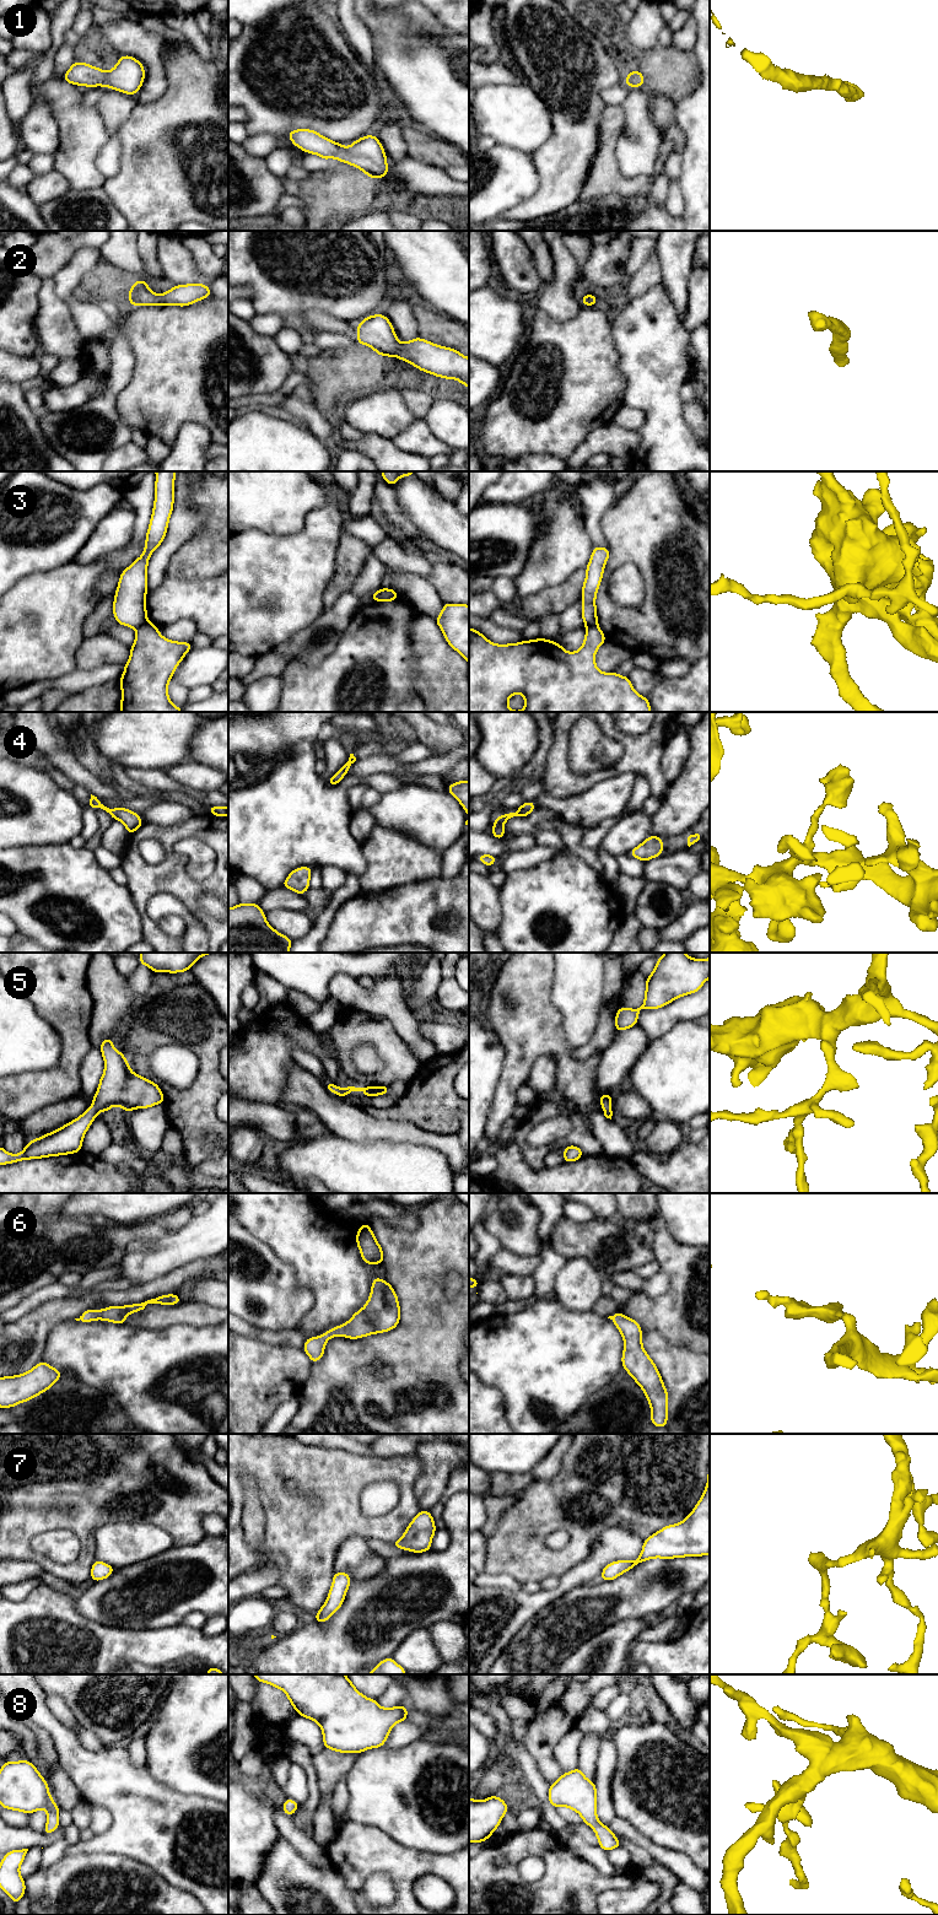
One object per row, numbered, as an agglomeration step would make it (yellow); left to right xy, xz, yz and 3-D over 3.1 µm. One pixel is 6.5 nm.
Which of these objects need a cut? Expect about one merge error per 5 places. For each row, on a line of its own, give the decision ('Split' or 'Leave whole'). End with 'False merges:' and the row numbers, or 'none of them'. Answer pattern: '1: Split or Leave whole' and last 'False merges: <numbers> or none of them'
1: Leave whole
2: Leave whole
3: Split
4: Leave whole
5: Leave whole
6: Leave whole
7: Leave whole
8: Leave whole
False merges: 3

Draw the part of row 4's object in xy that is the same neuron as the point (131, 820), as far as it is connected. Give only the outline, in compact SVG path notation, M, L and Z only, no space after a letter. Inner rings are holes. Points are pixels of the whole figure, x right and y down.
M91 794L91 799L90 799L90 805L95 809L101 808L101 809L106 810L107 813L110 814L113 820L120 820L124 824L129 835L133 835L138 829L140 829L144 825L144 822L138 813L125 809L123 807L109 809L109 808L104 807L101 803L101 800L92 794Z

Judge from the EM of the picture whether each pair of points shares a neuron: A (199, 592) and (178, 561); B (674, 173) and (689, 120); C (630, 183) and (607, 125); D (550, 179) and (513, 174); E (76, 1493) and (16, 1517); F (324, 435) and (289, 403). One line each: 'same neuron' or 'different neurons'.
A: different neurons
B: different neurons
C: same neuron
D: different neurons
E: same neuron
F: same neuron

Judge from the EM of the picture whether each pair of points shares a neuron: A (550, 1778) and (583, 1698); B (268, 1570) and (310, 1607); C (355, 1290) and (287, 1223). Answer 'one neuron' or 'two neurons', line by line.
A: one neuron
B: two neurons
C: one neuron

